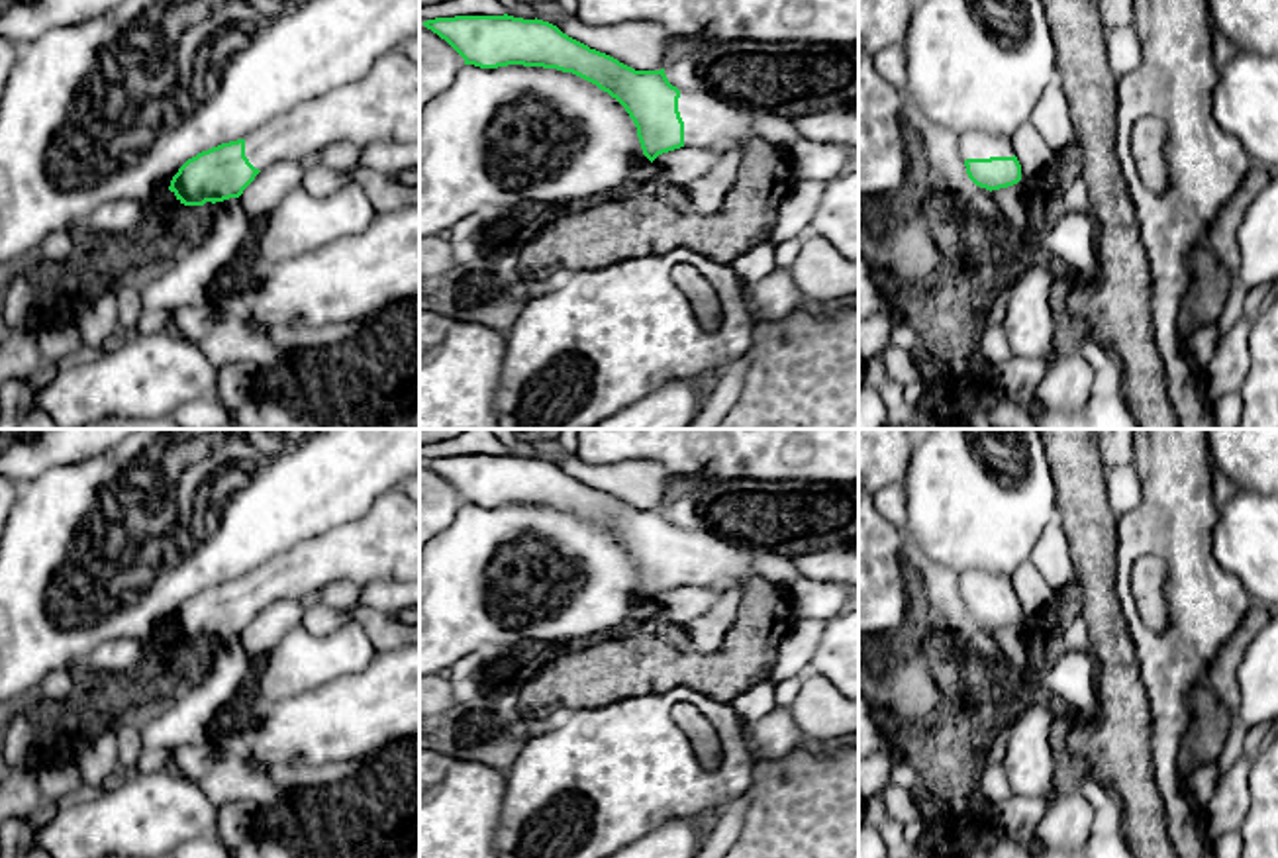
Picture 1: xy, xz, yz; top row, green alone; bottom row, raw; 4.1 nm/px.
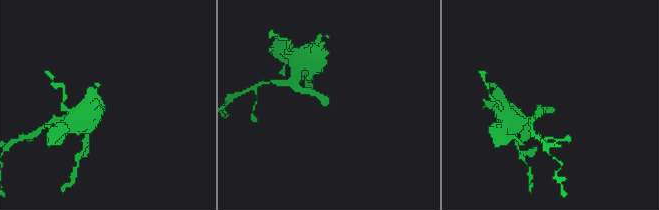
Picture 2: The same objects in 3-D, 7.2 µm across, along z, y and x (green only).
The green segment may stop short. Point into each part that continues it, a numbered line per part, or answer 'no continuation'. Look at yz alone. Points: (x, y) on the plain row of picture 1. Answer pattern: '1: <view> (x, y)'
1: yz (973, 582)

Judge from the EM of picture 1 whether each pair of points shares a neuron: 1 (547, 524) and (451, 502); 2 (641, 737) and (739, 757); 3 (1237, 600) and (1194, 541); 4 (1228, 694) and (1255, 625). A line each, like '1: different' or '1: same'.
1: different
2: same
3: same
4: same

